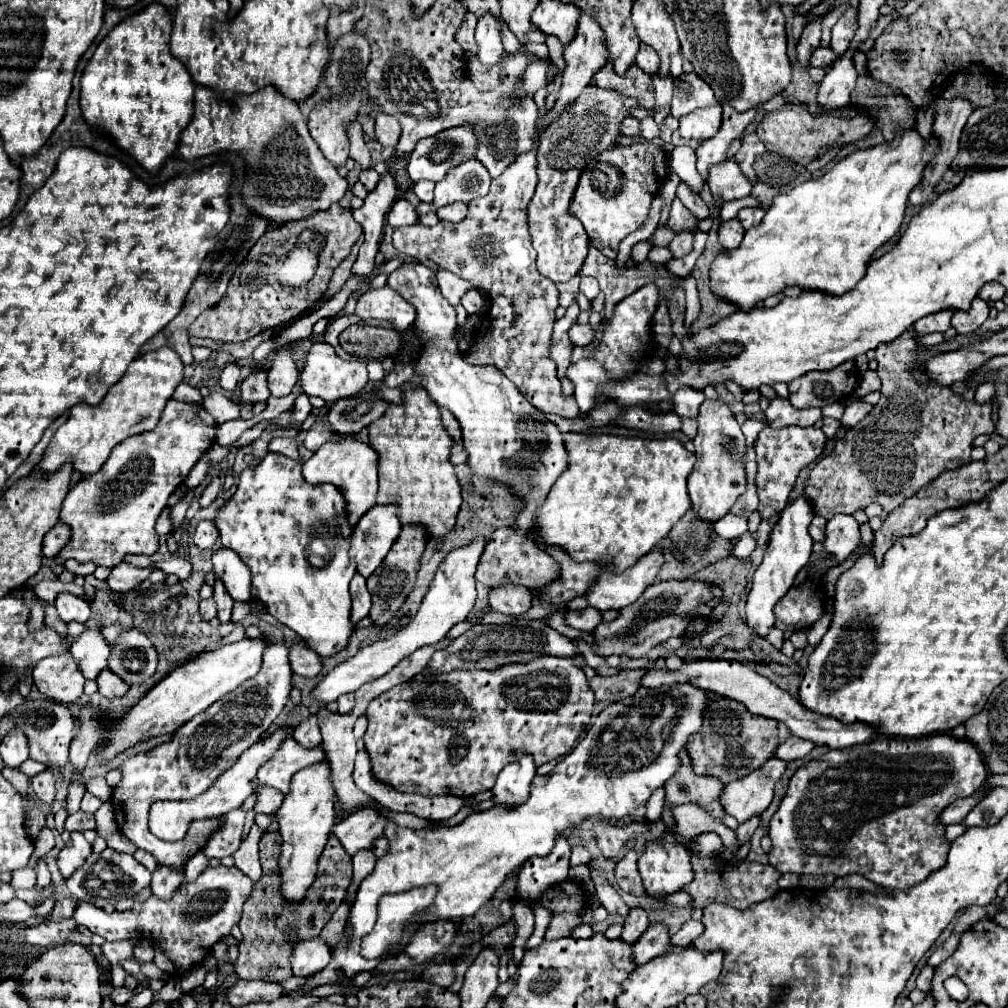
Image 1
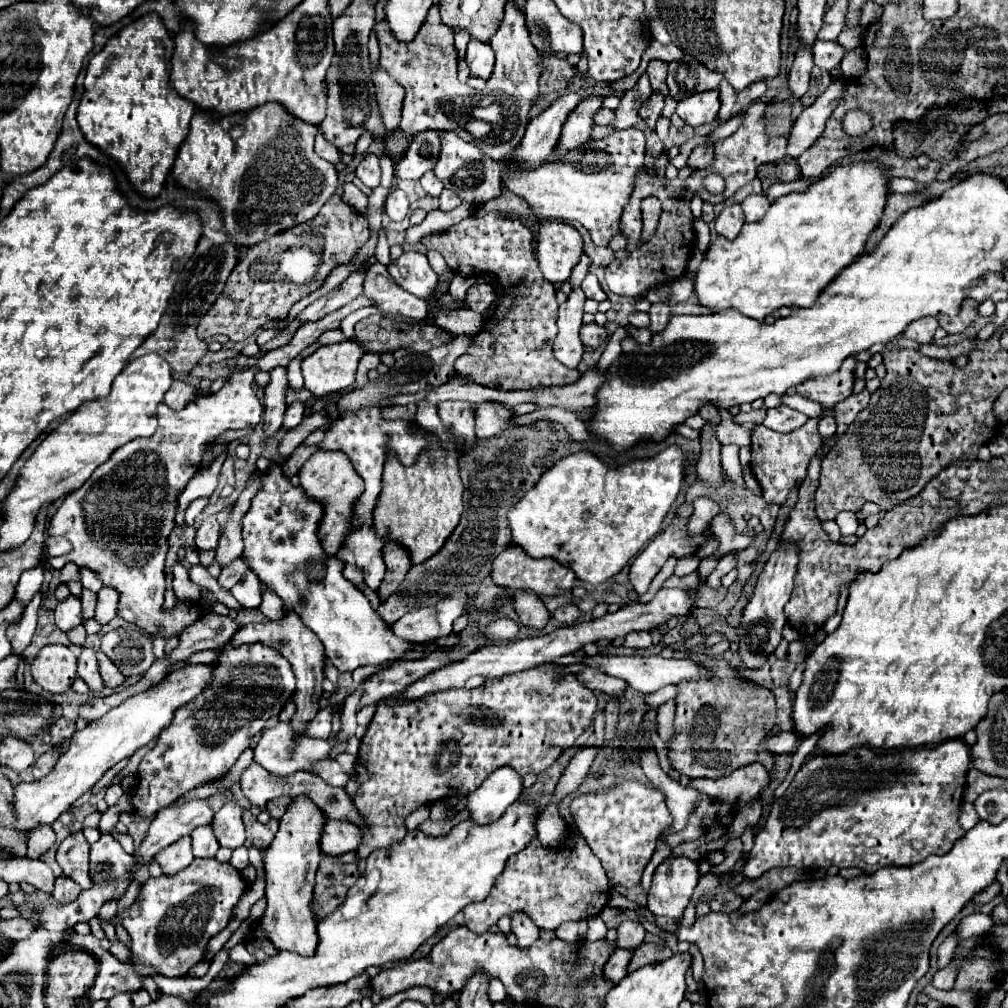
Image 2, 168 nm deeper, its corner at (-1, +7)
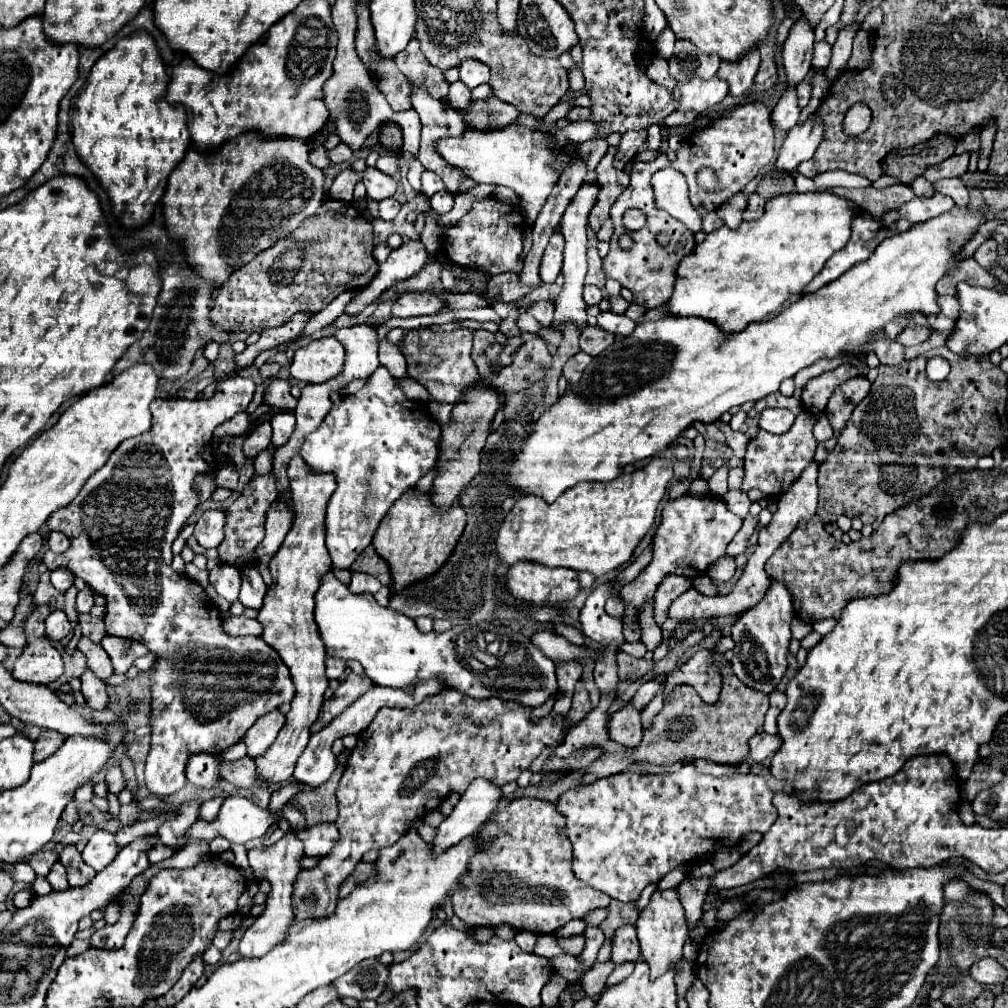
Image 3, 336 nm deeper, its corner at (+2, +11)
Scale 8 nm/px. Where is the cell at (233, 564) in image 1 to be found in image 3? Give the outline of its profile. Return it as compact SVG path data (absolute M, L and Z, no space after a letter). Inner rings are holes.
M245 568L241 572L241 578L243 578L243 584L241 584L241 594L239 594L239 600L245 608L261 608L263 604L263 596L267 592L267 586L261 578L261 574L255 570L255 568Z

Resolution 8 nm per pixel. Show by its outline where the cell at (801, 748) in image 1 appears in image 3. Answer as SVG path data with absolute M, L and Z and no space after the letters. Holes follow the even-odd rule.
M759 732L749 740L751 752L749 758L753 762L765 762L769 756L773 756L777 752L777 748L781 748L781 736L775 734L767 734L767 732Z

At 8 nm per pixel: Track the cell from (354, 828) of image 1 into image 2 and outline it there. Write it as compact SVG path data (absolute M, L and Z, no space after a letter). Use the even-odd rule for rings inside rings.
M328 820L324 832L320 836L320 852L328 856L338 856L344 852L352 852L360 844L360 828L352 822Z

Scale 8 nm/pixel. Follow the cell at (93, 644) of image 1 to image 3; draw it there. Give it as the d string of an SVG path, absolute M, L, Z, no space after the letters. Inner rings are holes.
M89 668L81 676L81 692L85 696L85 702L89 708L105 708L107 706L107 692L105 692L105 682L93 676Z

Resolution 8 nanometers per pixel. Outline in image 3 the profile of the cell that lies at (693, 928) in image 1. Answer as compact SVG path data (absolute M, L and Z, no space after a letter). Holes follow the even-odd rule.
M625 962L625 964L617 964L617 968L611 972L611 976L607 978L607 986L613 986L613 984L619 984L621 980L625 980L631 972L633 972L633 962Z

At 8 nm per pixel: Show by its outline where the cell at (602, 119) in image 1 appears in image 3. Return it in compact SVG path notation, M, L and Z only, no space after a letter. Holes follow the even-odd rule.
M553 232L553 236L549 238L549 244L543 252L541 258L541 280L543 282L555 282L557 276L561 274L561 264L563 264L563 248L565 248L565 240L561 236L561 232Z

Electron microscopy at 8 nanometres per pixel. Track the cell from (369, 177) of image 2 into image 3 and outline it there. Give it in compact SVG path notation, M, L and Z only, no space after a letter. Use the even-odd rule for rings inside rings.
M367 166L363 170L363 184L367 188L367 196L371 200L377 200L377 202L383 200L383 198L393 196L393 192L397 188L397 184L395 184L395 180L391 176L387 176L381 170L371 168L371 166Z

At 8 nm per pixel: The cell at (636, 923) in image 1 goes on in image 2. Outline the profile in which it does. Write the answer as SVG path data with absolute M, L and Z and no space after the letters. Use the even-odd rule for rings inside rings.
M624 920L618 926L618 938L616 938L616 948L624 948L624 950L636 950L642 942L644 942L646 930L642 928L640 922L634 920Z

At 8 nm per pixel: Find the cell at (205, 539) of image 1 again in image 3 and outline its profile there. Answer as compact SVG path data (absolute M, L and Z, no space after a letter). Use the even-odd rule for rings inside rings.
M205 510L195 524L195 538L203 548L217 548L225 536L225 512Z

